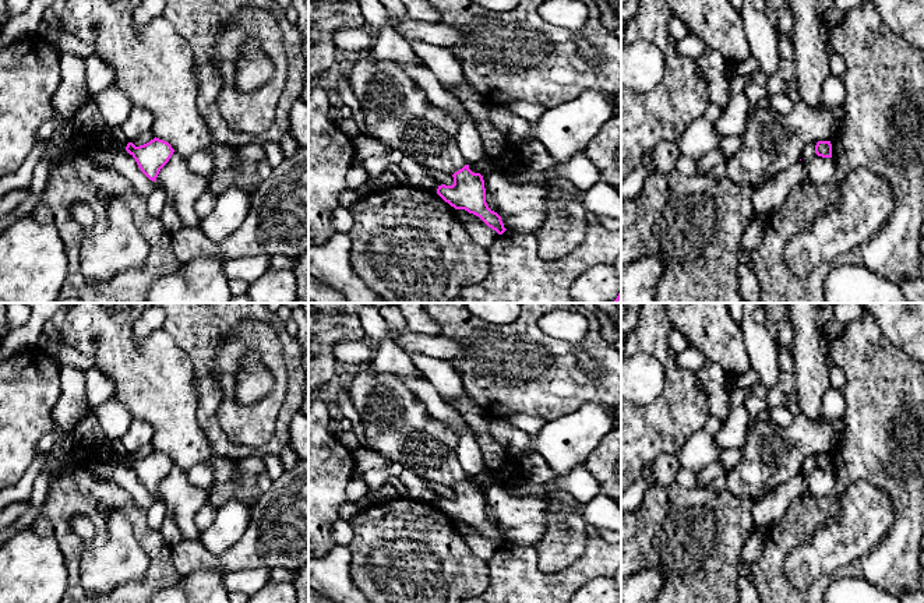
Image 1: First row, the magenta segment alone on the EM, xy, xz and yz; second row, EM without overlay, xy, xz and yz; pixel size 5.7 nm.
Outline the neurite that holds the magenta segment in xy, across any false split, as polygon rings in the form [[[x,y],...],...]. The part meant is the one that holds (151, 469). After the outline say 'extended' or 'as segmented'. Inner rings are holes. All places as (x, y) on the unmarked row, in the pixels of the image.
[[[156,449],[140,459],[128,455],[126,463],[135,472],[141,484],[152,494],[156,494],[161,482],[169,475],[174,465],[169,455]]]; as segmented

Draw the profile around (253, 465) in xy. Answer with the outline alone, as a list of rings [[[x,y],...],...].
[[[248,456],[241,461],[237,461],[237,472],[234,473],[234,477],[239,479],[244,473],[267,473],[265,465],[260,461],[257,456]]]

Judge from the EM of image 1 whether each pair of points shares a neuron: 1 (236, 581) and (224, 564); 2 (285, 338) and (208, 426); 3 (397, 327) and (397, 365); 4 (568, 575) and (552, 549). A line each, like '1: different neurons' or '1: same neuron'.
1: different neurons
2: same neuron
3: same neuron
4: different neurons

